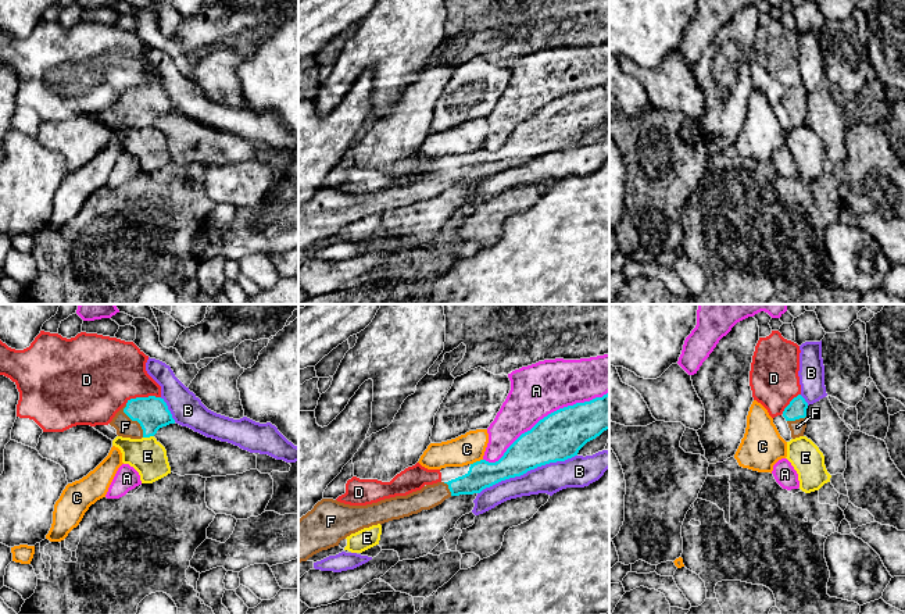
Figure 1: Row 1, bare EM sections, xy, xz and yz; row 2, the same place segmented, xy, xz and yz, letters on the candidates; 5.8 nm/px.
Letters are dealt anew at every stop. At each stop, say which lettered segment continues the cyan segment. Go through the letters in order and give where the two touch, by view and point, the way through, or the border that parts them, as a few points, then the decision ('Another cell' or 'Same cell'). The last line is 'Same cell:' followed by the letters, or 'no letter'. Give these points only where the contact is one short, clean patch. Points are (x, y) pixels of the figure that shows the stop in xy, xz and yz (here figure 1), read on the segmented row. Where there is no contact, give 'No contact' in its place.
A: Touches cyan at xz (544, 417). Another cell
B: Touches cyan at xz (526, 471). Another cell
C: Touches cyan at xz (476, 461). Boundary: xz (482, 459), (471, 464). Another cell
D: Touches cyan at xy (142, 397). Another cell
E: Touches cyan at xy (147, 436). Another cell
F: Touches cyan at xy (135, 420). Path across: xy (151, 413), (135, 420), (125, 427). Same cell
Same cell: F

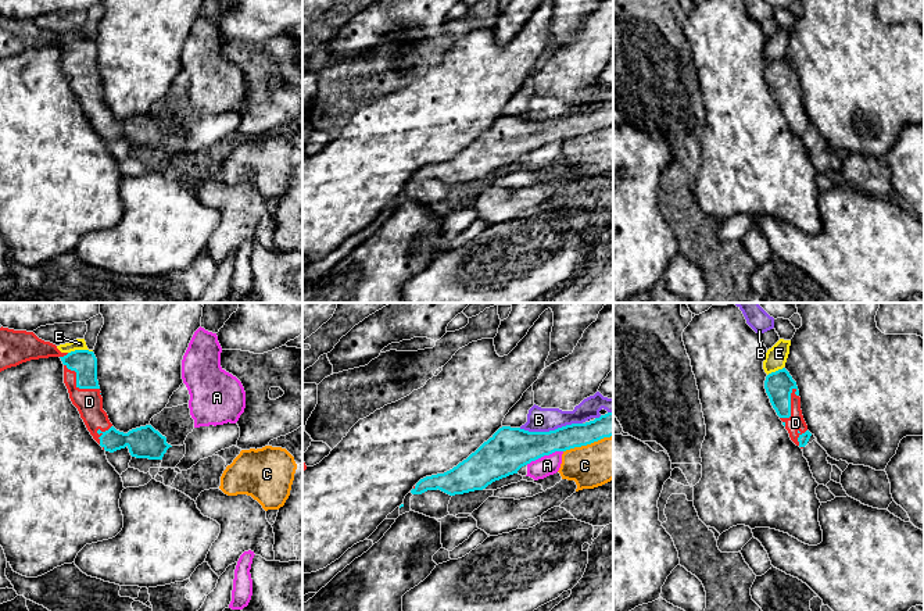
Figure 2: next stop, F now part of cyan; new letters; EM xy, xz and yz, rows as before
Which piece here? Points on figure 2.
A: Touches cyan at xz (544, 454). Another cell
B: Touches cyan at xz (550, 431). Another cell
C: Touches cyan at xz (587, 443). Another cell
D: Touches cyan at xy (76, 385). Same cell
E: Touches cyan at xy (79, 350). Another cell
Same cell: D

